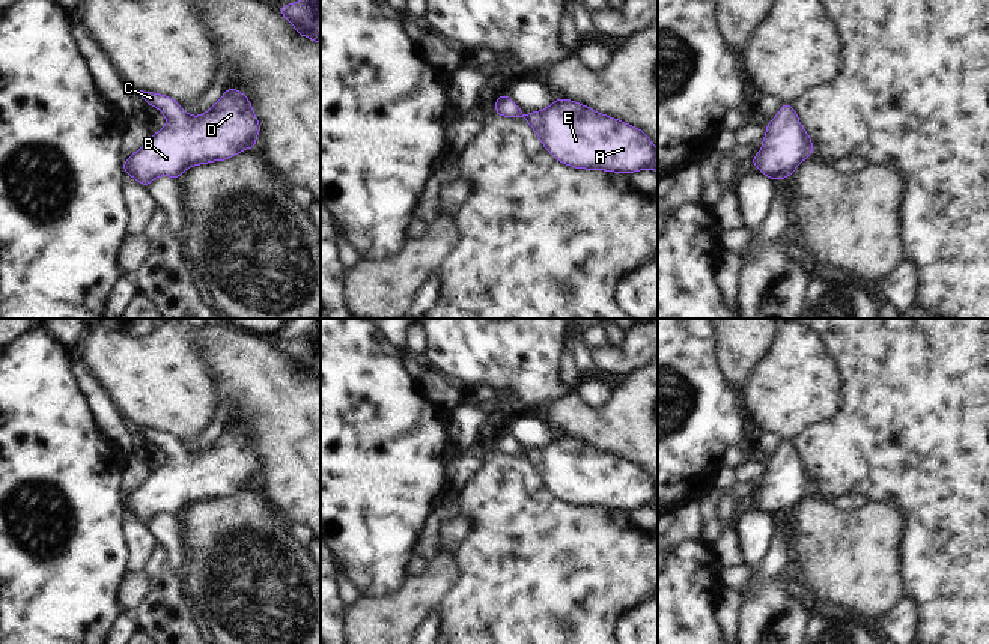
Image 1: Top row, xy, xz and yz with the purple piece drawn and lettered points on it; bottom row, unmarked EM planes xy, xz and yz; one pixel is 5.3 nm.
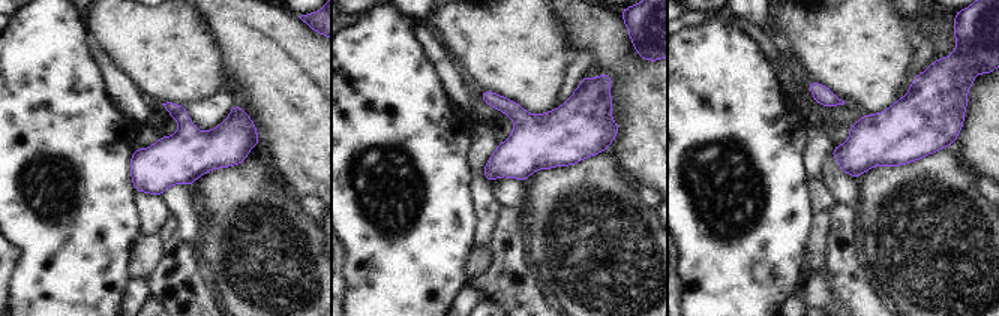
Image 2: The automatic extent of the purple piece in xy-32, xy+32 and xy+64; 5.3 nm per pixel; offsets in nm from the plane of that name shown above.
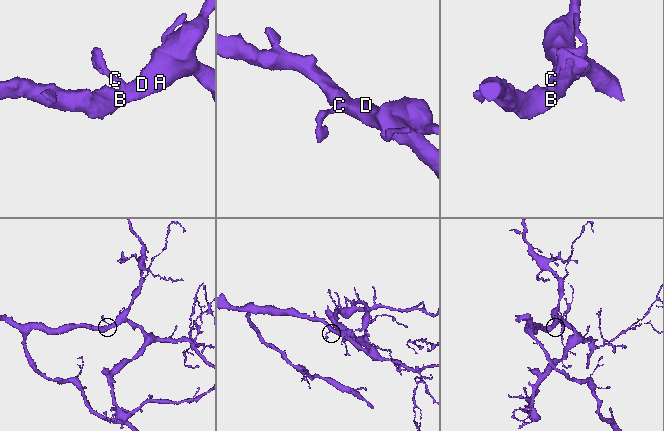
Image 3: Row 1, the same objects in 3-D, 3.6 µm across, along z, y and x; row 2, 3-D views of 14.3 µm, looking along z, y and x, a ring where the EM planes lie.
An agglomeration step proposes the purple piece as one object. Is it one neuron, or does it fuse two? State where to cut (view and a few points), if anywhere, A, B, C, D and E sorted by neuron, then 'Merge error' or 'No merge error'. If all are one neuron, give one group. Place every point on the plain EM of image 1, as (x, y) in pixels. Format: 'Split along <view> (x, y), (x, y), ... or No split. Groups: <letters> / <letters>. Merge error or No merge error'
No split. Groups: A B C D E. No merge error

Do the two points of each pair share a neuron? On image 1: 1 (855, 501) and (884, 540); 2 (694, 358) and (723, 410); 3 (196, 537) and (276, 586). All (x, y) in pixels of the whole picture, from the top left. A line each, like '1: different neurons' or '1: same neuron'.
1: different neurons
2: same neuron
3: same neuron

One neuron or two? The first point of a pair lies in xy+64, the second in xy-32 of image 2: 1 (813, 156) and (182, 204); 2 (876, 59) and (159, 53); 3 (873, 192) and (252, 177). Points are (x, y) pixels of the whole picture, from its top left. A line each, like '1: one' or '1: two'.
1: two
2: one
3: one

